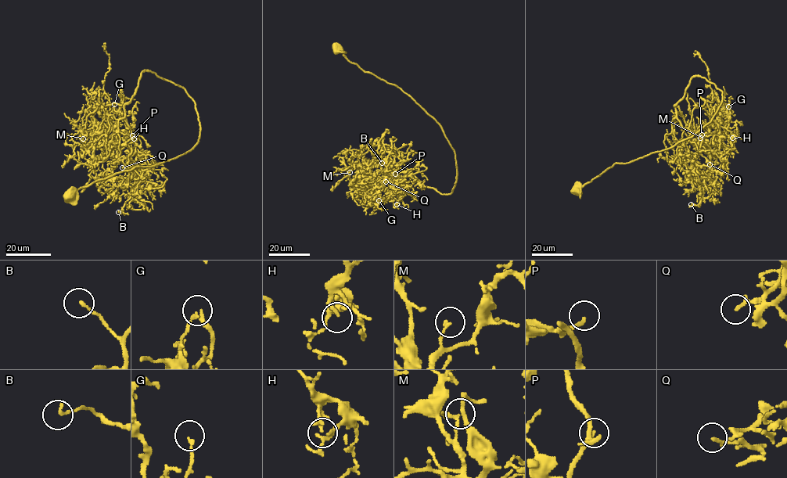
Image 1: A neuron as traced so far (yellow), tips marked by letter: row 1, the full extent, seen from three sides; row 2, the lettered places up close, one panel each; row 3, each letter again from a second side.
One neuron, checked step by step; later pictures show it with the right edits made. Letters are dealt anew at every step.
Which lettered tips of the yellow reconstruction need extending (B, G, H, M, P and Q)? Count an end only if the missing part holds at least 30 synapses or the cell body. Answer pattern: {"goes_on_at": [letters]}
{"goes_on_at": ["P", "Q"]}

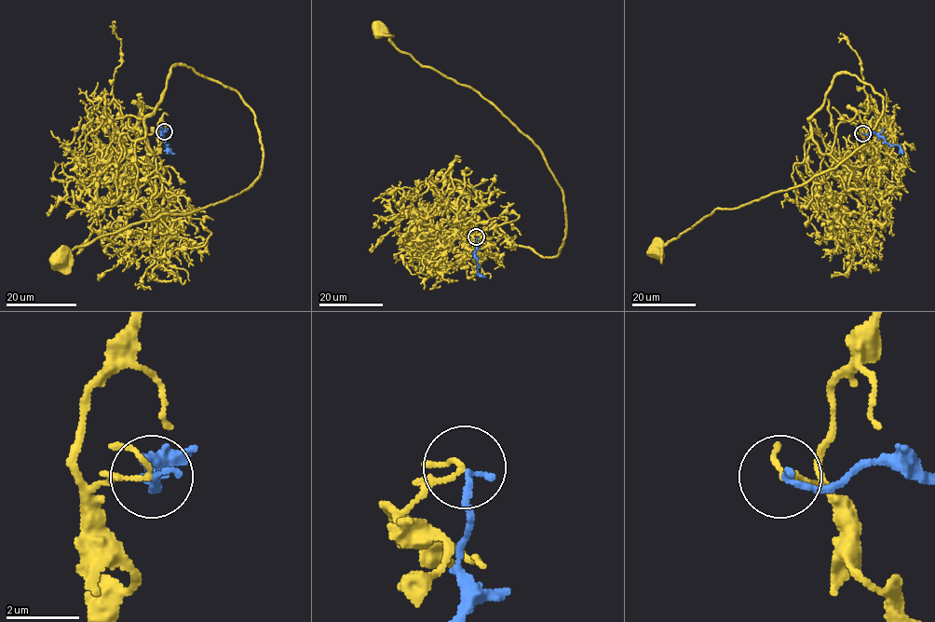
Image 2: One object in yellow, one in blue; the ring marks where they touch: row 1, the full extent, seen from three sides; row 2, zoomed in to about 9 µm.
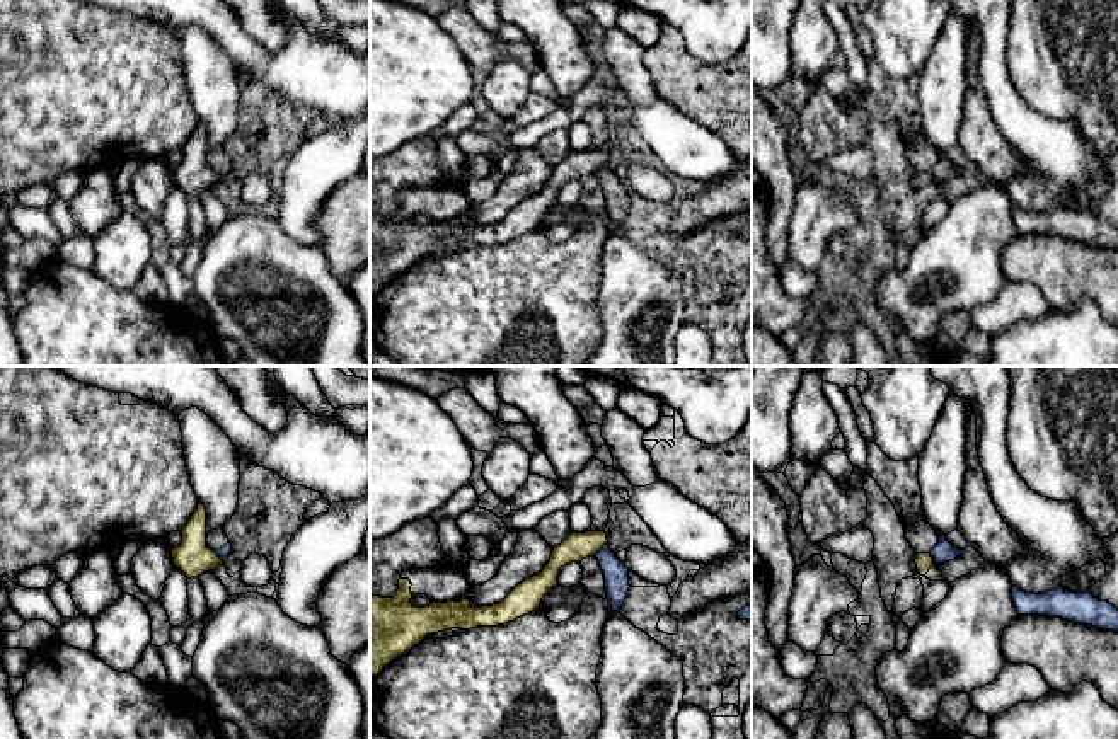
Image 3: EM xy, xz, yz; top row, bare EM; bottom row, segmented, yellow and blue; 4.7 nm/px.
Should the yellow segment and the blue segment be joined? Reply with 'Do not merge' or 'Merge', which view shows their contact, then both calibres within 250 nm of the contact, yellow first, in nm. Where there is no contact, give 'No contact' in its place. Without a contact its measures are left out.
Do not merge. Touches yellow in xz. Thickness 130 nm (yellow) against 110 nm

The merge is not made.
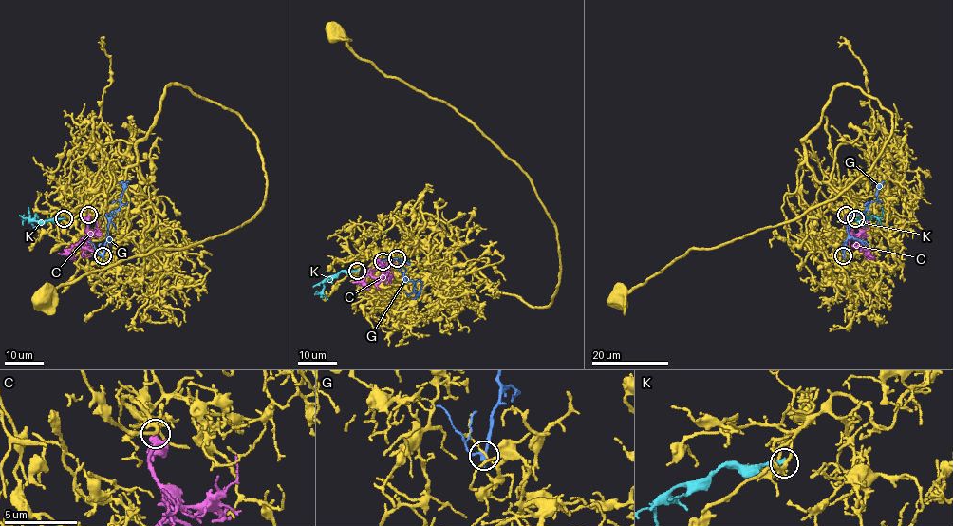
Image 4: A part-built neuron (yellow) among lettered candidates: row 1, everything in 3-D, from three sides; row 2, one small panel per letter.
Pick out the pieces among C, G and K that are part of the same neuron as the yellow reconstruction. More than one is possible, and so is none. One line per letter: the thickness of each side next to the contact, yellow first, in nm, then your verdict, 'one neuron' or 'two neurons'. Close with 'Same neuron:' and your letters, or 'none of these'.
C: 150/320 nm | one neuron
G: 110/280 nm | two neurons
K: 200/280 nm | two neurons
Same neuron: C

